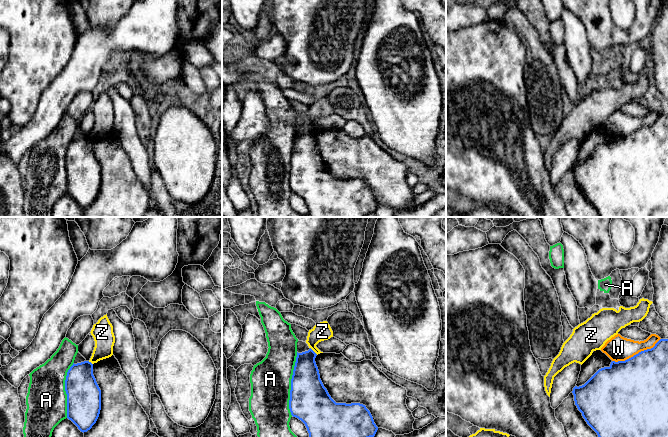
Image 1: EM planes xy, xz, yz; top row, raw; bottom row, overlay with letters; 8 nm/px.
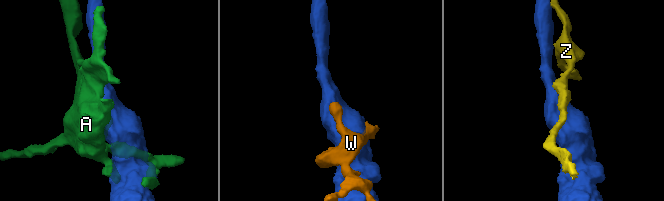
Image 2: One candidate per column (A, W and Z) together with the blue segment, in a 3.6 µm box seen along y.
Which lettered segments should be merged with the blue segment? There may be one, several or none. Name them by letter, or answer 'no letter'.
no letter

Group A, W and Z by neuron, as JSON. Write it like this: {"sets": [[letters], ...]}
{"sets": [["A"], ["W"], ["Z"]]}

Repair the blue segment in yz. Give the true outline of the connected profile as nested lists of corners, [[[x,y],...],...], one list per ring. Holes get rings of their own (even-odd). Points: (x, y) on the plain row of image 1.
[[[668,115],[625,137],[612,137],[572,169],[600,217],[668,217]]]

